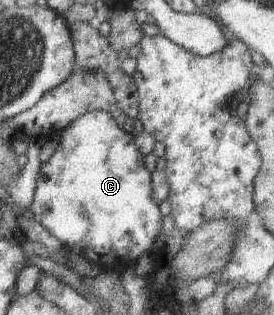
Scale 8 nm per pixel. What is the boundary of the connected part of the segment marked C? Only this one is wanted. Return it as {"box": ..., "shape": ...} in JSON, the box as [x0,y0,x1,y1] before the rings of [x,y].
{"box":[30,111,165,273],"shape":[[[96,111],[86,113],[83,117],[70,123],[70,126],[66,127],[66,129],[60,133],[60,138],[54,154],[46,163],[41,165],[40,177],[38,177],[35,192],[35,201],[30,209],[32,215],[40,225],[60,241],[63,248],[66,247],[72,252],[82,254],[88,261],[98,263],[102,269],[112,269],[118,273],[122,273],[129,268],[134,268],[136,261],[138,261],[144,253],[148,253],[149,255],[153,253],[153,246],[157,242],[160,231],[163,232],[162,225],[165,223],[164,217],[162,217],[162,211],[160,211],[160,205],[157,203],[157,200],[154,199],[153,175],[148,171],[148,167],[145,168],[145,165],[142,163],[142,153],[138,151],[137,145],[135,144],[136,137],[123,131],[110,113]]]}

